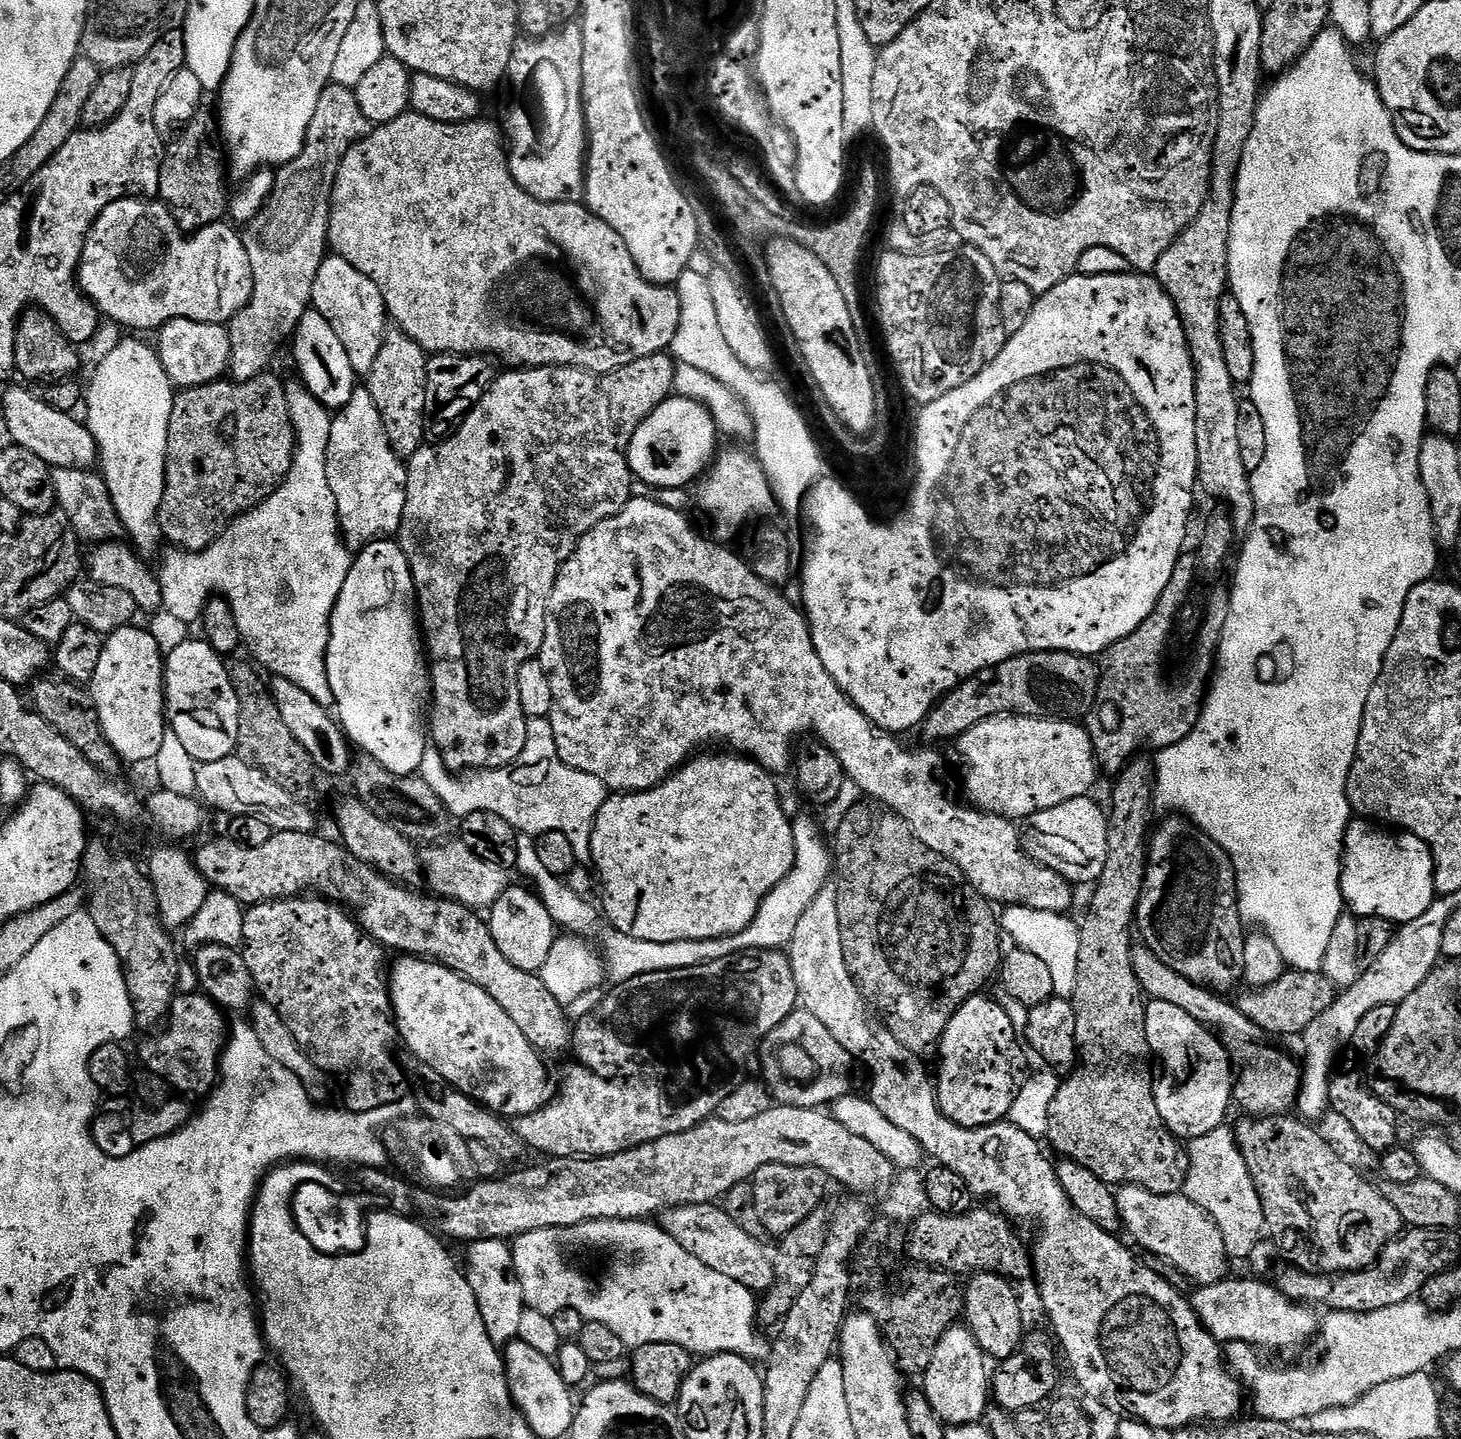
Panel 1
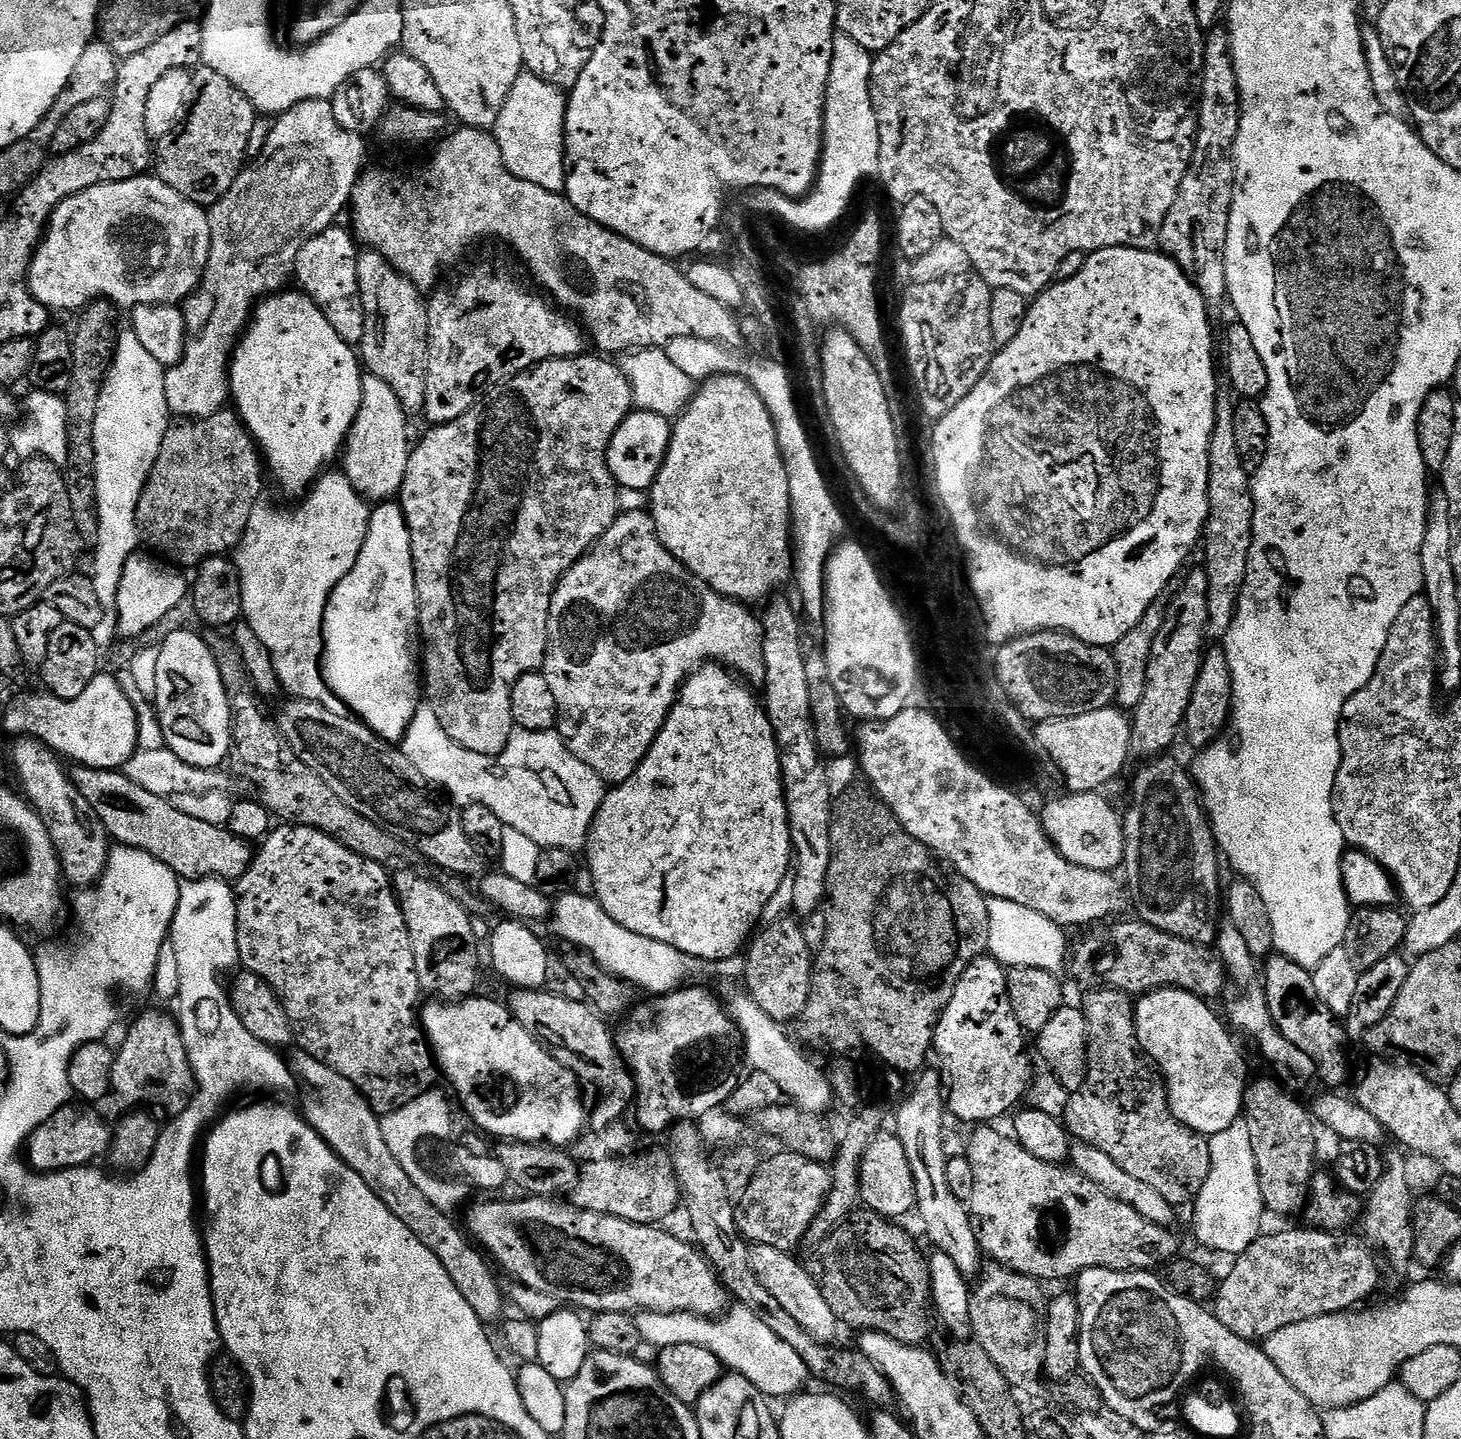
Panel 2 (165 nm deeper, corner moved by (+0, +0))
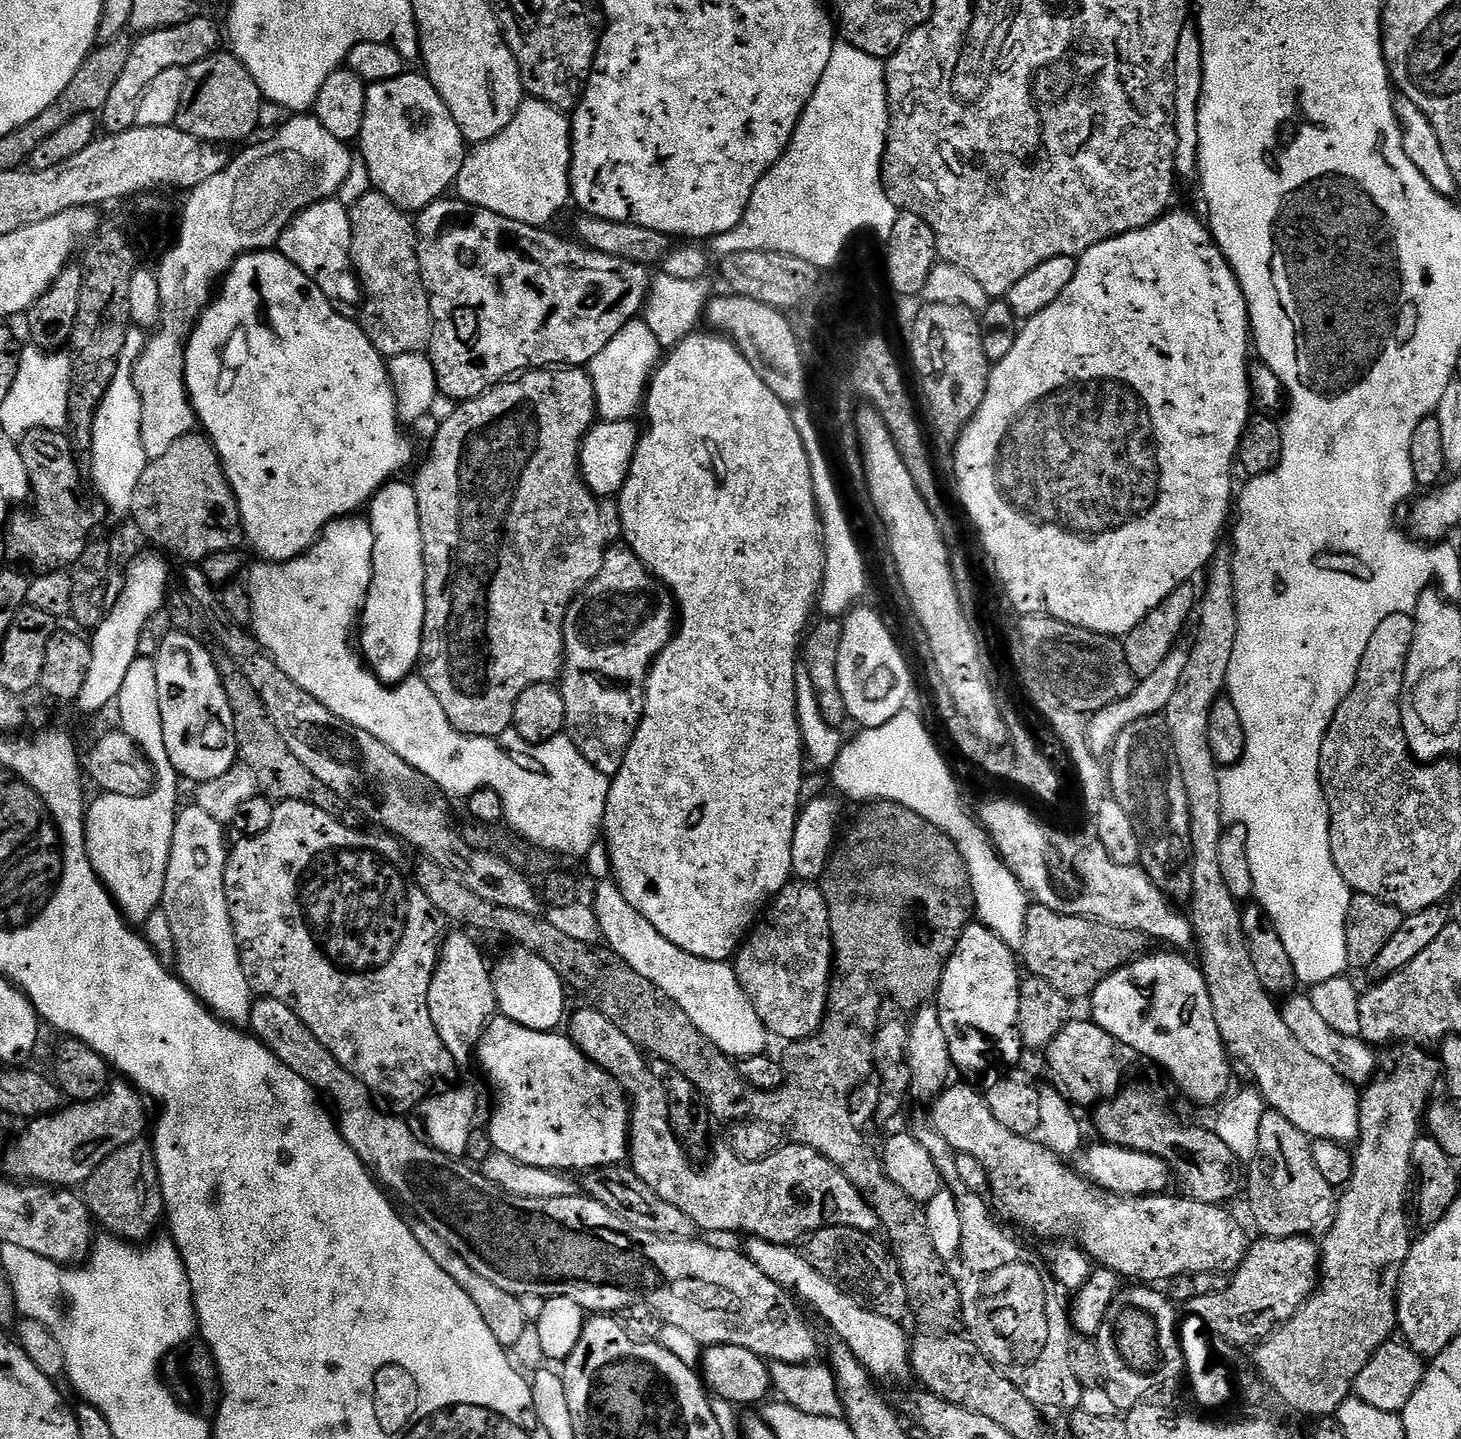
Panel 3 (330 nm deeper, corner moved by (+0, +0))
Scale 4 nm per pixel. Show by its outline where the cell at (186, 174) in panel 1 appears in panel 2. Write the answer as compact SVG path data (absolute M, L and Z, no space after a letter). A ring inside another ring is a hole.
M200 66L192 72L192 86L198 91L181 128L164 135L155 143L154 174L190 202L203 208L211 208L229 192L245 167L248 142L258 113L250 98L246 98L246 94L242 94L242 90L234 86L234 82L222 78L208 68Z

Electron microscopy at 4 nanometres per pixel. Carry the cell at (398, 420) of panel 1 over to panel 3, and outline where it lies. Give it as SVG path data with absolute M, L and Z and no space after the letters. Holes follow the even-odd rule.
M368 190L356 205L351 205L350 215L352 217L350 264L354 272L356 268L357 274L360 275L360 284L364 287L365 296L364 309L361 310L360 316L358 315L360 328L385 358L411 352L423 353L428 343L432 341L432 315L428 291L424 289L424 283L420 277L416 253L416 225L413 217L398 206L394 206L390 198L375 190Z

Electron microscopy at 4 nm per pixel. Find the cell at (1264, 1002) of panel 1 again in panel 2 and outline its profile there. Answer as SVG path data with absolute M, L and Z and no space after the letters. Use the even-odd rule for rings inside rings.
M1131 918L1116 929L1096 926L1070 948L1070 972L1082 983L1092 986L1111 986L1117 992L1127 992L1139 998L1159 988L1180 988L1203 1000L1215 1001L1215 996L1229 983L1228 973L1219 956L1207 945L1190 942L1166 934L1154 926ZM1093 931L1093 932L1092 932Z

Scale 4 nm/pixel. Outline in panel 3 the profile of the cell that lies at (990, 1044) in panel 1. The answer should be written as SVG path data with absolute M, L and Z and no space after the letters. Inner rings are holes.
M982 923L969 924L944 967L940 988L934 997L934 1006L942 1018L942 1030L946 1030L946 1042L950 1042L952 1063L959 1071L961 1068L964 1072L980 1072L991 1060L1016 1064L1020 1055L1025 1055L1018 1022L1022 983L1019 971L1017 953L1005 940Z

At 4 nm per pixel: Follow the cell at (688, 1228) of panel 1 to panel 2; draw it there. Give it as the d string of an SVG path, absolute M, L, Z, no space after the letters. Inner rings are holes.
M752 1244L750 1247L750 1266L754 1266L758 1282L762 1282L762 1286L774 1294L775 1300L790 1313L790 1318L794 1318L794 1322L798 1322L798 1326L802 1326L802 1330L806 1330L814 1339L821 1342L835 1341L837 1318L807 1267L801 1262L799 1264L794 1257L792 1252L783 1252L774 1246Z

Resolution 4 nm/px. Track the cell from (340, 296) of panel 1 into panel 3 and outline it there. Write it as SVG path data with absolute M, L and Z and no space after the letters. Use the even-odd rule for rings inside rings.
M336 198L323 200L306 210L302 210L288 223L288 228L281 234L278 245L279 252L287 260L294 262L294 266L298 266L302 270L302 274L309 276L319 288L324 289L324 293L329 298L335 297L335 292L340 288L340 284L336 279L344 271L349 271L352 254L352 217L349 209L347 207L343 208L338 201L339 199Z

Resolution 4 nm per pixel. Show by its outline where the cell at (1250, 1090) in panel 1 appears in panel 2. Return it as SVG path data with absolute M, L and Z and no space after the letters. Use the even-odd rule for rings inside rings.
M1254 1080L1244 1089L1242 1116L1248 1125L1254 1146L1254 1162L1258 1166L1258 1180L1262 1186L1264 1207L1269 1213L1277 1212L1280 1216L1288 1216L1299 1208L1301 1211L1310 1199L1312 1177L1318 1168L1316 1165L1316 1130L1318 1128L1311 1111L1305 1105L1303 1108L1278 1081Z

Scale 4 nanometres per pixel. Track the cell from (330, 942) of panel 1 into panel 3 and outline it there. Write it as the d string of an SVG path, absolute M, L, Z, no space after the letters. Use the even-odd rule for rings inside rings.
M293 800L279 801L274 810L274 822L270 826L270 830L266 830L266 834L246 836L237 839L238 842L236 845L234 843L231 845L228 853L228 861L224 867L224 893L226 894L226 902L230 910L230 922L234 926L234 938L238 946L242 970L246 974L246 982L252 987L253 993L257 997L269 996L278 1002L282 1002L286 1006L290 1006L290 1010L294 1010L294 1014L298 1014L301 1022L308 1027L310 1034L314 1034L314 1038L318 1038L318 1042L322 1042L322 1046L326 1046L326 1050L330 1050L330 1054L334 1054L334 1058L338 1058L340 1065L346 1070L350 1070L350 1074L354 1074L354 1078L358 1078L364 1083L365 1089L370 1093L371 1099L379 1111L389 1114L408 1114L404 1112L410 1111L411 1108L412 1111L419 1109L420 1105L428 1097L435 1096L445 1091L446 1086L452 1086L457 1083L456 1068L458 1068L458 1061L450 1054L450 1050L446 1050L442 1038L438 1038L438 1030L434 1030L434 1022L430 1022L430 1006L428 1005L430 982L432 981L436 964L440 960L440 945L446 935L446 928L440 925L442 923L442 917L437 912L436 907L430 902L430 898L426 898L426 894L422 894L422 890L416 884L413 865L411 863L408 865L408 856L404 853L406 851L405 845L391 834L385 834L380 830L372 830L376 832L359 832L358 829L351 828L348 824L343 824L344 822L341 817L332 816L326 810L318 810L318 806L310 806L306 802L294 802Z

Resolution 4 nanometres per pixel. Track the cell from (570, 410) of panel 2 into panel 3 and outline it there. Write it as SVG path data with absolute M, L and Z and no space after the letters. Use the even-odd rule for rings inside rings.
M583 367L541 368L529 370L503 384L496 384L475 400L463 401L435 429L432 453L428 461L416 472L414 487L418 498L418 518L422 526L424 547L424 597L426 618L422 634L422 650L418 675L434 690L434 698L442 702L446 718L467 736L501 736L512 728L514 702L526 686L553 683L564 671L564 619L566 610L581 590L602 570L606 543L604 524L600 521L601 501L592 495L588 484L580 474L580 443L592 425L597 423L596 395L594 382Z

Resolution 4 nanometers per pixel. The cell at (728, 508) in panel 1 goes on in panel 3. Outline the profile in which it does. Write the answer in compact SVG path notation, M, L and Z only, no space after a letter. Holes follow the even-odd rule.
M711 334L712 336L698 335L687 335L680 344L671 349L661 359L656 371L653 372L652 379L648 382L646 399L642 405L643 411L645 413L648 411L648 432L646 428L646 431L641 435L640 444L636 447L636 453L632 459L630 474L618 493L618 501L620 500L620 528L624 531L625 540L623 540L623 543L674 597L674 603L678 609L678 627L672 640L656 656L656 661L648 672L648 681L644 687L644 717L640 719L640 725L626 750L626 758L622 762L618 774L611 777L608 785L602 836L607 843L610 862L612 863L611 879L622 890L626 902L630 906L634 906L634 910L638 910L638 914L642 914L642 918L646 918L646 922L650 922L650 926L654 926L654 930L658 930L658 934L662 934L662 938L666 938L666 942L674 942L674 946L686 950L686 954L694 954L694 958L702 958L703 960L728 962L740 951L741 944L744 943L754 925L759 921L772 897L778 895L794 876L792 871L792 843L794 842L796 818L802 807L800 791L804 788L804 768L806 769L804 743L802 742L802 734L798 726L798 718L796 717L796 678L798 675L798 661L802 656L802 637L810 627L810 621L813 619L812 608L814 612L818 604L820 585L824 582L824 524L820 520L820 509L816 506L810 458L806 454L806 446L794 426L792 408L783 404L778 398L778 394L774 394L774 390L770 390L770 386L766 386L766 382L760 377L759 370L744 357L743 352L727 336L723 334Z

